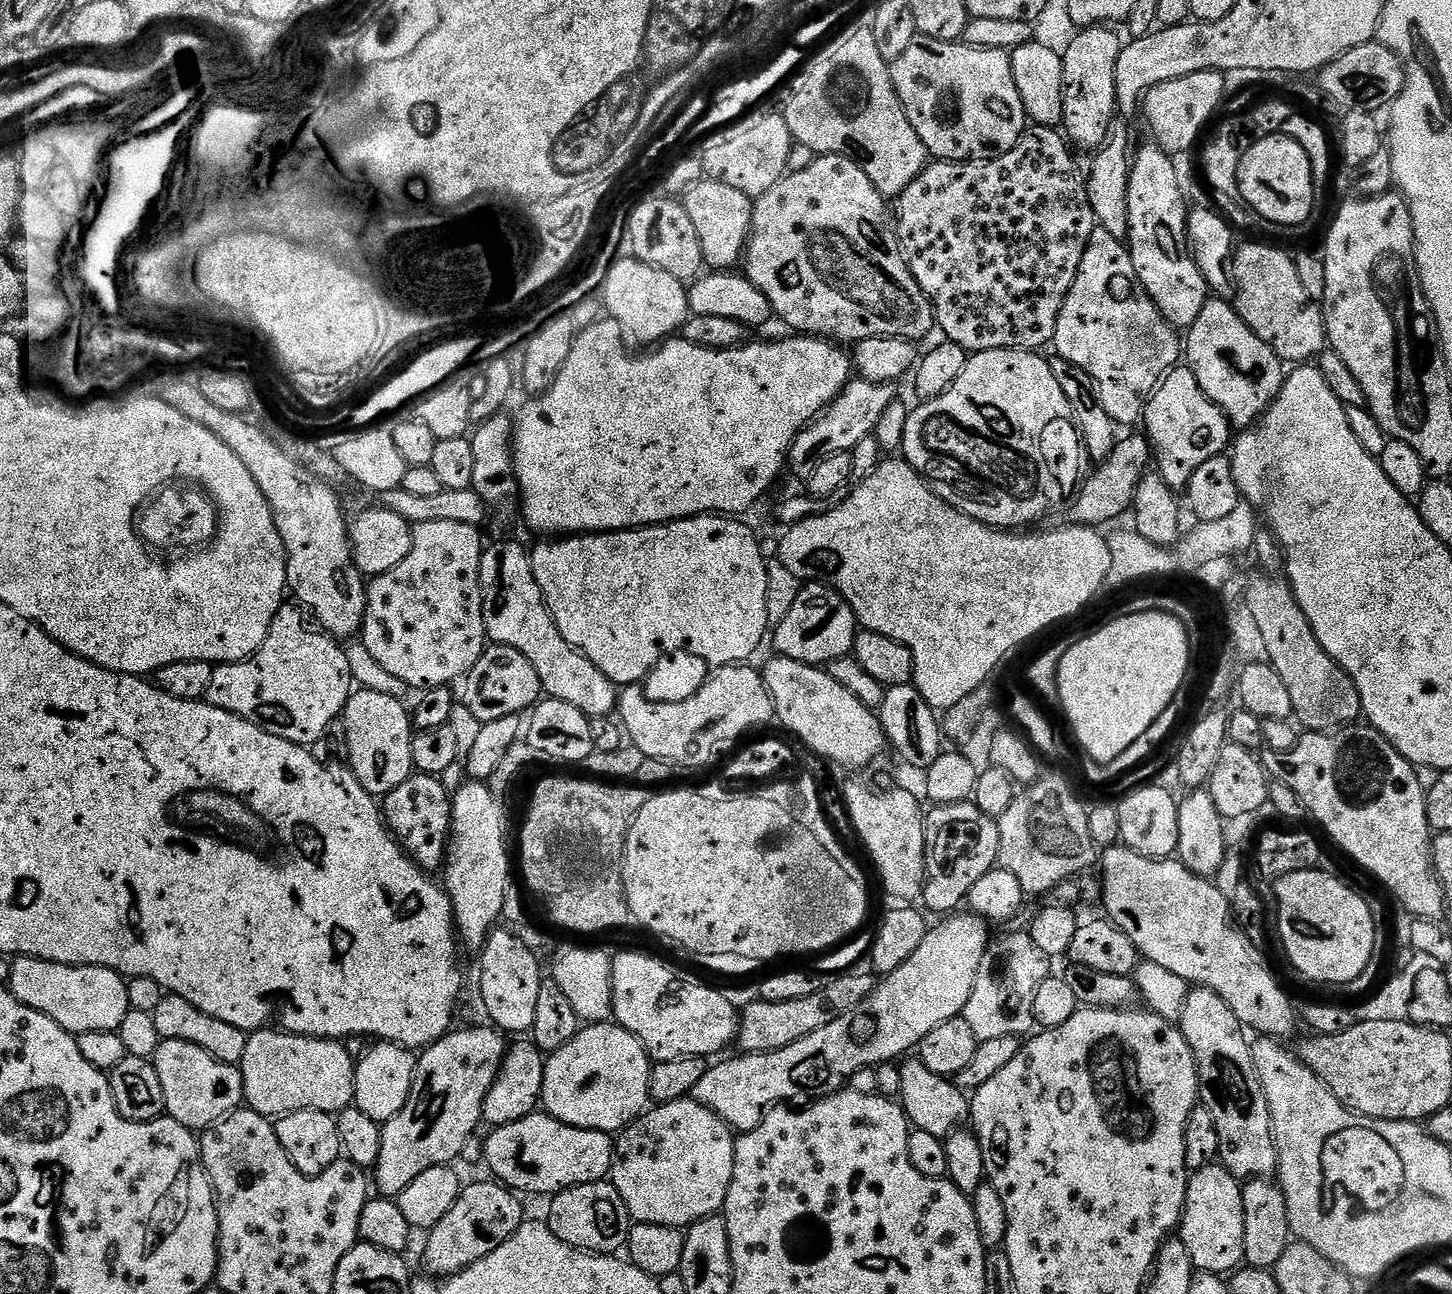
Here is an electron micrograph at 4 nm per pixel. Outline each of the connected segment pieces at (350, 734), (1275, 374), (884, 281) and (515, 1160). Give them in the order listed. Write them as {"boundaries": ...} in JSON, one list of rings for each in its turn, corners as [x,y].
{"boundaries":[[[[360,688],[353,691],[348,698],[348,705],[344,707],[342,713],[342,725],[344,724],[344,733],[342,739],[346,745],[347,767],[352,769],[353,774],[358,778],[358,782],[364,787],[370,795],[383,798],[390,794],[406,778],[414,774],[412,766],[412,737],[414,729],[412,726],[412,717],[409,709],[404,709],[403,699],[391,696],[390,694],[378,694],[378,690],[366,690]]],[[[1209,298],[1206,306],[1202,306],[1202,314],[1187,329],[1186,364],[1194,378],[1198,378],[1198,386],[1226,413],[1229,425],[1236,430],[1247,430],[1259,421],[1286,379],[1280,357],[1252,333],[1235,307],[1224,298]]],[[[817,155],[810,162],[810,166],[806,166],[806,170],[788,172],[774,186],[770,186],[770,190],[755,197],[752,209],[752,232],[748,235],[746,255],[742,260],[743,271],[748,280],[754,282],[754,286],[758,286],[758,290],[762,290],[762,294],[766,294],[773,313],[779,319],[781,316],[797,333],[827,338],[844,346],[855,346],[861,340],[871,336],[897,336],[900,340],[920,342],[920,339],[934,328],[932,304],[912,276],[889,221],[888,224],[884,221],[884,204],[886,204],[885,197],[881,196],[879,190],[874,186],[874,182],[870,182],[870,178],[866,178],[866,174],[855,160],[848,156]]],[[[537,1110],[518,1122],[492,1128],[482,1144],[482,1160],[499,1183],[524,1192],[565,1192],[583,1184],[599,1184],[611,1173],[614,1140],[607,1132],[566,1126]]]]}

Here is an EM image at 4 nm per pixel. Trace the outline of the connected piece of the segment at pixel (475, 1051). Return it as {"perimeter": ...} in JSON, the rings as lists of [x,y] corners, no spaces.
{"perimeter":[[[487,1027],[453,1030],[419,1053],[406,1106],[380,1129],[374,1188],[381,1197],[398,1198],[418,1174],[459,1161],[466,1142],[477,1135],[476,1127],[481,1127],[484,1118],[486,1094],[494,1086],[506,1051],[505,1037],[495,1027]]]}

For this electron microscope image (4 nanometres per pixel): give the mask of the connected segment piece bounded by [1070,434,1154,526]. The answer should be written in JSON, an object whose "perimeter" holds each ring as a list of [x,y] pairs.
{"perimeter":[[[1147,435],[1128,436],[1119,441],[1107,460],[1099,465],[1100,468],[1092,477],[1085,479],[1079,485],[1078,491],[1071,501],[1071,519],[1081,526],[1101,526],[1116,520],[1124,511],[1126,513],[1133,507],[1135,492],[1139,482],[1149,471],[1148,466],[1154,453],[1148,443]]]}

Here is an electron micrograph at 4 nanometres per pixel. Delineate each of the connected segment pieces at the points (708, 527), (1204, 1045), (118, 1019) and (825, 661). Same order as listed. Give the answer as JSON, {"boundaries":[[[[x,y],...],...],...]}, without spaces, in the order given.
{"boundaries":[[[[709,514],[706,516],[691,516],[685,520],[672,520],[668,524],[652,524],[648,528],[627,528],[624,532],[594,532],[591,534],[568,534],[563,538],[548,538],[545,544],[540,544],[535,549],[531,549],[530,555],[532,557],[532,573],[538,582],[538,586],[544,595],[544,601],[548,603],[550,614],[554,618],[554,622],[558,626],[558,630],[562,634],[562,638],[566,638],[566,642],[570,642],[570,646],[576,651],[582,653],[590,662],[594,662],[594,666],[598,666],[598,670],[602,670],[602,674],[606,674],[606,678],[610,678],[613,684],[617,686],[627,686],[629,684],[640,684],[644,682],[650,675],[652,668],[660,658],[672,651],[689,651],[690,654],[697,655],[702,658],[713,669],[723,668],[730,664],[738,664],[741,662],[751,661],[751,656],[755,654],[760,648],[760,643],[765,643],[766,637],[770,632],[770,625],[768,623],[768,611],[766,610],[766,586],[768,579],[766,578],[766,570],[768,569],[768,560],[766,556],[760,553],[760,544],[756,541],[756,536],[743,524],[743,519],[733,518],[723,514]]],[[[1193,987],[1178,1021],[1196,1059],[1200,1079],[1199,1103],[1214,1118],[1220,1143],[1219,1163],[1241,1182],[1268,1178],[1277,1171],[1276,1140],[1272,1136],[1272,1119],[1262,1082],[1254,1070],[1252,1046],[1240,1019],[1209,988]]],[[[33,956],[15,957],[11,961],[11,966],[6,987],[9,992],[14,994],[14,998],[18,998],[18,1002],[46,1014],[46,1018],[58,1022],[58,1026],[62,1026],[62,1030],[71,1032],[76,1036],[86,1034],[90,1030],[119,1032],[122,1026],[122,1018],[126,1018],[126,1014],[130,1010],[125,977],[109,968],[99,968],[89,964],[59,964]]],[[[808,582],[801,587],[798,599],[794,601],[794,606],[790,606],[786,618],[775,625],[770,644],[772,640],[775,651],[794,662],[827,666],[838,658],[853,655],[857,631],[854,610],[841,592],[837,592],[831,584]]]]}

